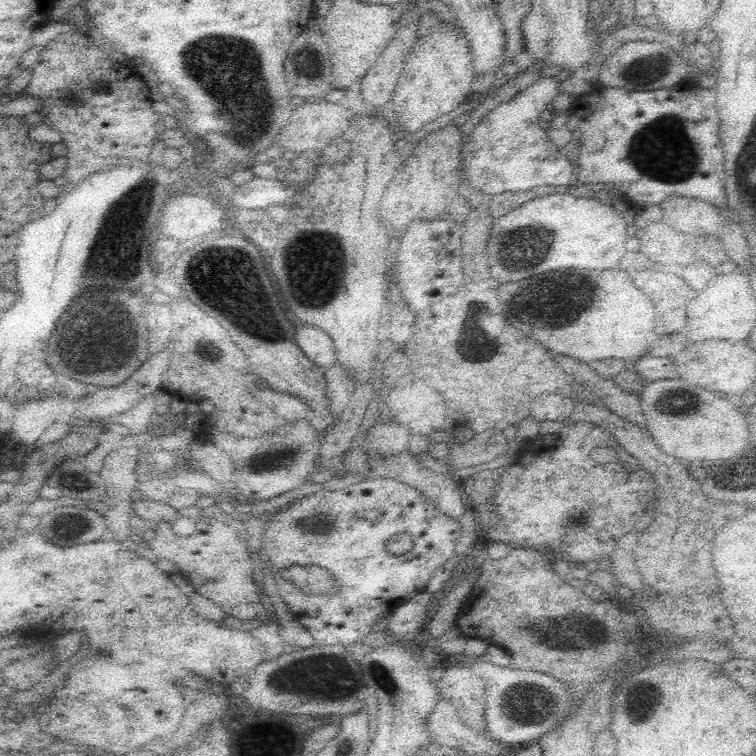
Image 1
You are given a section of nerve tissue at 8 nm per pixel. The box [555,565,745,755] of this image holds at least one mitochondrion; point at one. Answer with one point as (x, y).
(647, 706)

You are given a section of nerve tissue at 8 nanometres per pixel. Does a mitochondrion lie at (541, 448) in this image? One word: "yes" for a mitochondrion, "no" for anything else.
no

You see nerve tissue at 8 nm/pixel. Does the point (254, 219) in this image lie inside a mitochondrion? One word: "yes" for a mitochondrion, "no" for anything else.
no

